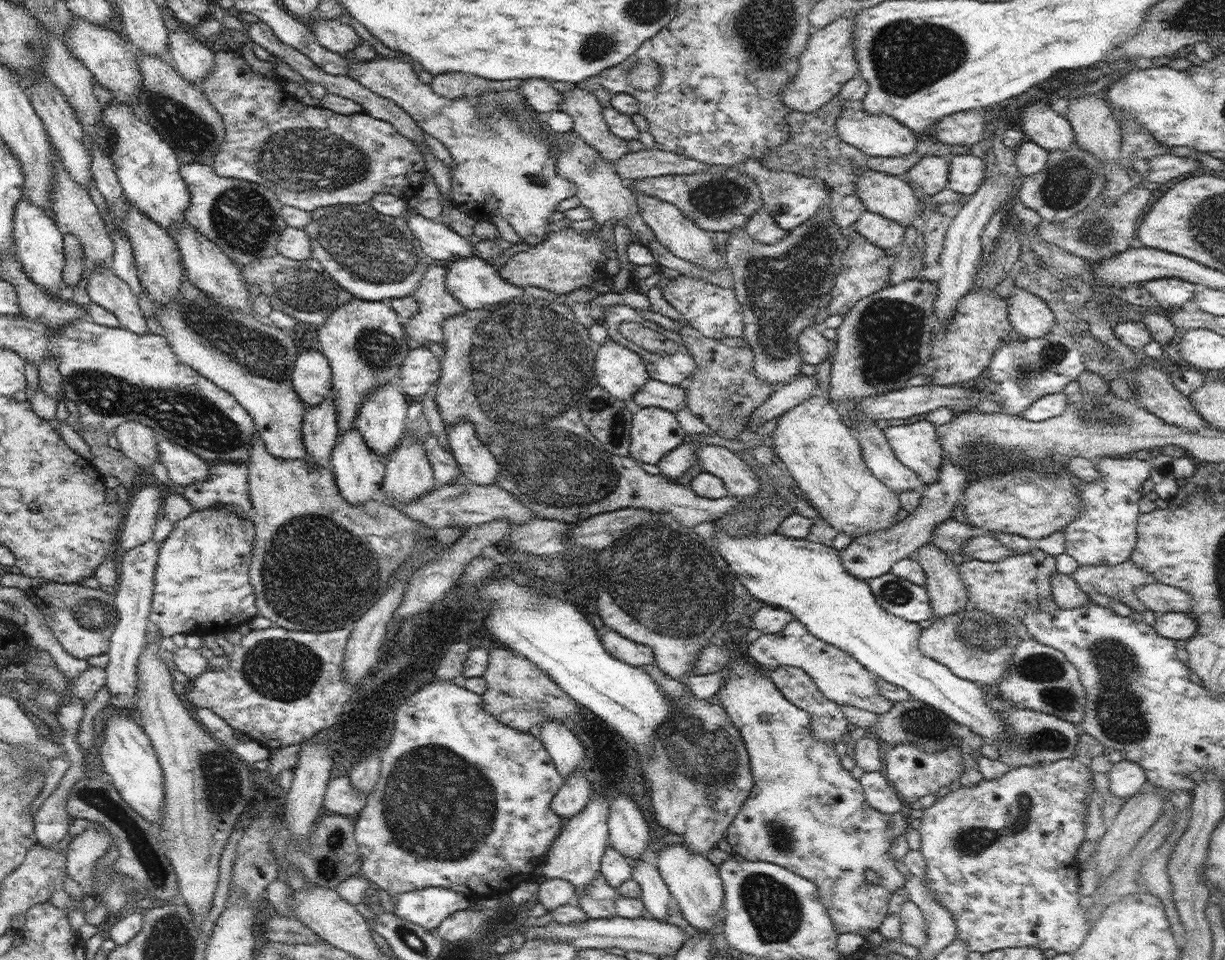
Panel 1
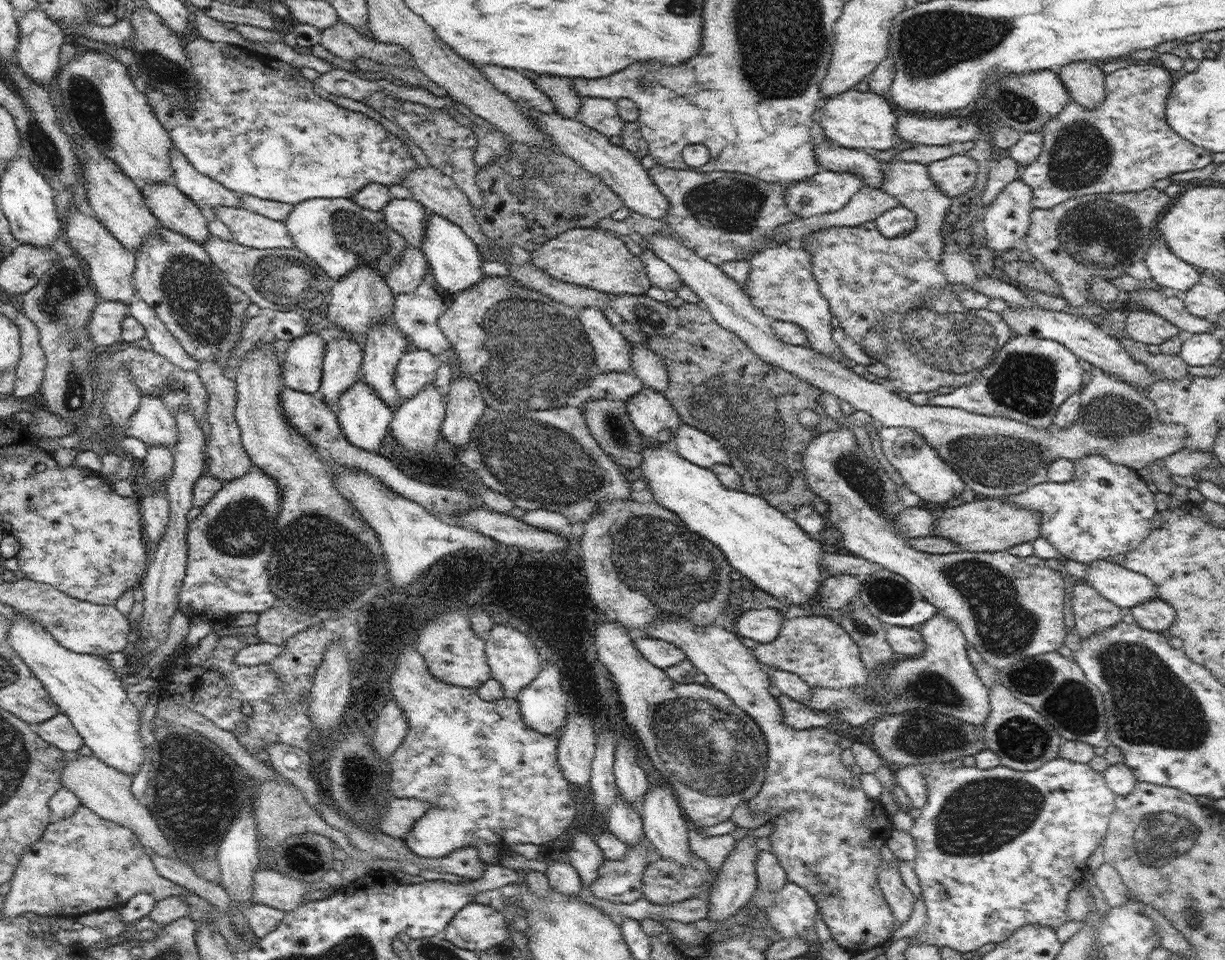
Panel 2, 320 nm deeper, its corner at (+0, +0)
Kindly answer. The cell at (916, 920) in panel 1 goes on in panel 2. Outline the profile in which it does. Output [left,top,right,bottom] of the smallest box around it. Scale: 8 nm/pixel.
[877,861,915,925]

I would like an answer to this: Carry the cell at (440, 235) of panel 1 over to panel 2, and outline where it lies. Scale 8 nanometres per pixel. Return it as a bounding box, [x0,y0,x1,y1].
[382,198,429,250]

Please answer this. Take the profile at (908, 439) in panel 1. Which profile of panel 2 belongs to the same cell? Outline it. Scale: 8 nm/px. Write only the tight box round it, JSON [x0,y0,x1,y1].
[878,427,966,504]

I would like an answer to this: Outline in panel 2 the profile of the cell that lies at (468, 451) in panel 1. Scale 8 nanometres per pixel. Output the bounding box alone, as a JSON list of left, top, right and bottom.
[441,375,488,449]

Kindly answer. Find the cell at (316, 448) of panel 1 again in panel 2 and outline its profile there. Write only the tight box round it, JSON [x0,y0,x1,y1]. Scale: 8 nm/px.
[318,322,363,407]

